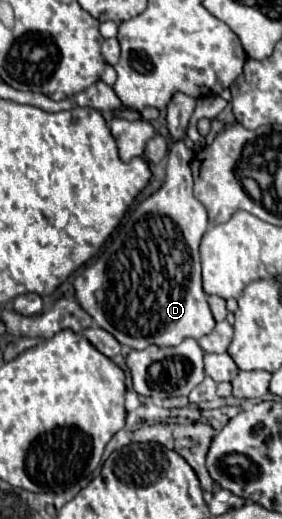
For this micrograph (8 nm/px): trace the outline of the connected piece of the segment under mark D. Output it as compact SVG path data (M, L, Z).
M175 93L175 97L171 99L171 103L169 103L169 107L167 107L167 127L169 127L169 131L171 131L171 135L173 135L173 139L175 139L177 143L171 145L169 155L167 155L167 157L169 157L169 159L167 159L167 179L165 179L163 187L161 187L157 193L149 195L145 201L141 201L141 203L121 221L121 225L115 229L115 233L113 233L113 235L109 237L109 241L103 245L103 249L101 249L97 261L93 261L93 263L89 263L85 269L81 269L79 275L75 277L75 283L73 283L81 307L95 319L95 323L97 323L101 329L107 329L121 345L127 345L127 347L131 347L131 349L145 349L147 345L153 345L153 343L155 343L155 345L179 345L185 337L199 339L199 337L211 333L213 327L215 327L215 319L213 319L211 309L209 309L209 305L207 305L207 293L205 293L203 287L201 287L201 265L199 265L199 243L201 243L203 233L205 233L207 227L209 227L209 221L207 221L207 211L205 211L203 205L193 197L193 177L191 177L191 169L189 169L191 159L193 159L193 151L189 151L189 149L179 141L181 135L185 133L187 125L189 125L189 119L191 119L191 115L193 115L193 109L195 109L195 99L193 99L193 97L187 97L187 95L183 95L183 93Z

